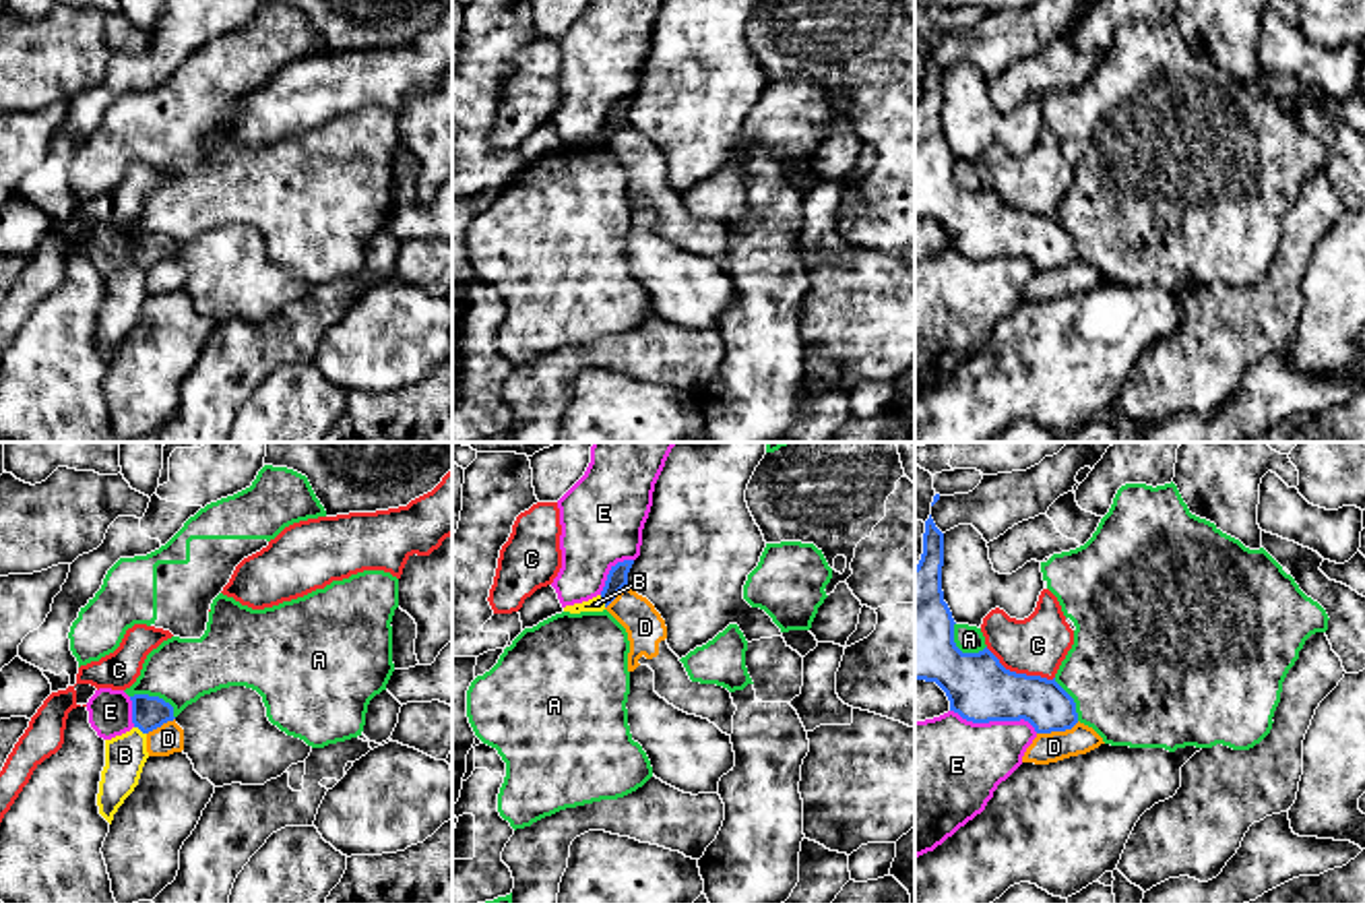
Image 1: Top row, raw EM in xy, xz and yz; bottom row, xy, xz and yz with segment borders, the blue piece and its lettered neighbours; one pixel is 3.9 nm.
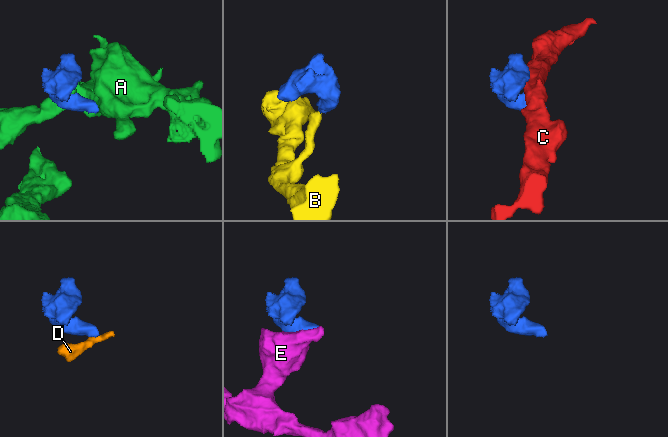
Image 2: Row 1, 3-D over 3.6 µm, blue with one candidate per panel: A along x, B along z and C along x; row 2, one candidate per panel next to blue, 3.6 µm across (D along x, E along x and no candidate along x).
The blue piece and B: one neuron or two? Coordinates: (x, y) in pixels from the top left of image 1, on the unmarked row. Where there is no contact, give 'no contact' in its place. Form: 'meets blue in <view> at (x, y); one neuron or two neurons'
meets blue in xy at (141, 267); two neurons

